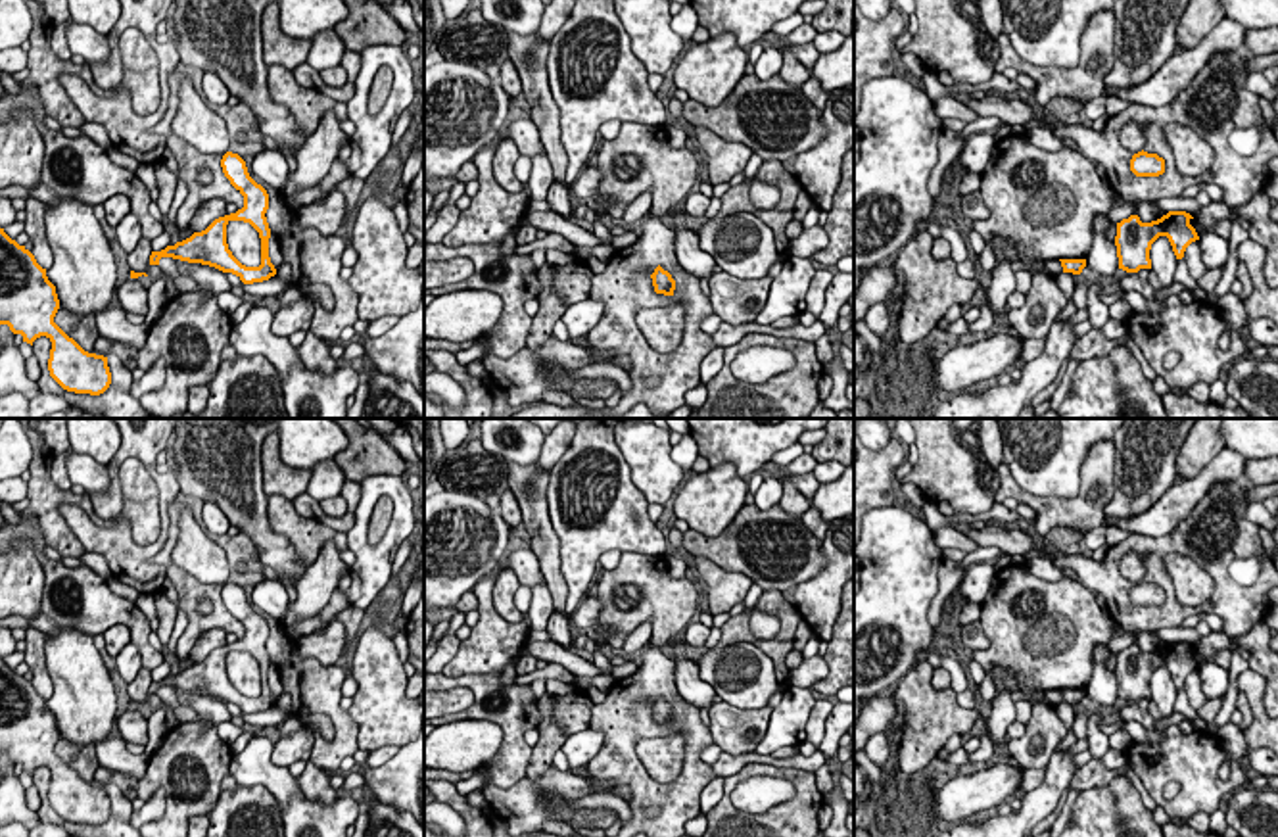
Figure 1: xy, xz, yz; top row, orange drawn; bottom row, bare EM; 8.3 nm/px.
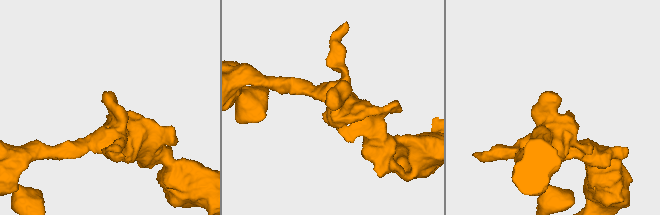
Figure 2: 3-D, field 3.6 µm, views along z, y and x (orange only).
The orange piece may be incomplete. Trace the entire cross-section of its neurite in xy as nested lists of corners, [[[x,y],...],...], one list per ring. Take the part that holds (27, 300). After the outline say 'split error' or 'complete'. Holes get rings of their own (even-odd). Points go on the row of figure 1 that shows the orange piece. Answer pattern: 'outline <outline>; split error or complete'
outline [[[0,228],[0,324],[8,324],[13,334],[21,334],[23,342],[31,344],[46,336],[52,342],[48,371],[50,376],[67,392],[100,395],[111,384],[107,357],[84,351],[73,338],[69,338],[54,317],[59,309],[56,286],[48,280],[35,255],[12,240]]]; complete

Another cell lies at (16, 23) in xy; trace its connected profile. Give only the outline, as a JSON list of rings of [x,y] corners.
[[[0,0],[0,50],[19,48],[33,31],[25,0]]]

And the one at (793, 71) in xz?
[[[781,44],[783,67],[779,71],[781,79],[794,88],[802,88],[802,84],[812,77],[812,71],[806,69],[787,48]]]

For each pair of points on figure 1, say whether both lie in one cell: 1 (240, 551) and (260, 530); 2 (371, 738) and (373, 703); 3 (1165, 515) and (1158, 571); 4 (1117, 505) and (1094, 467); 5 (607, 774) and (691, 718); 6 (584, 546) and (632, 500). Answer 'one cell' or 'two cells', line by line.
1: two cells
2: one cell
3: two cells
4: two cells
5: one cell
6: one cell

